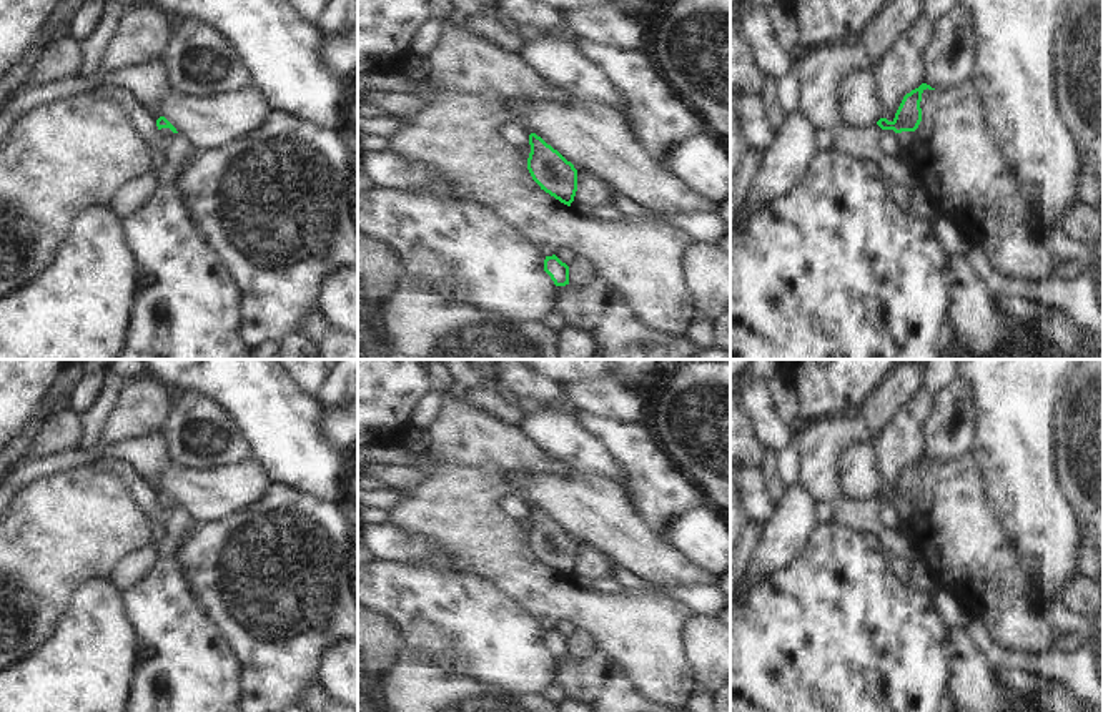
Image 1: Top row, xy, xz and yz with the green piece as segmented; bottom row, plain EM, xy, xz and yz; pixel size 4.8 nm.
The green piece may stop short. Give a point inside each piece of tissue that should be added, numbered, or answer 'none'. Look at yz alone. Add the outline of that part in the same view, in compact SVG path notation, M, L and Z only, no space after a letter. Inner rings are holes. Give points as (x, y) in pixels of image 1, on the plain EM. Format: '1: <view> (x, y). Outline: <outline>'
1: yz (862, 516). Outline: M842 496L832 502L832 522L883 544L898 559L910 562L920 559L917 547L898 529L888 529L883 524L880 517L882 504L877 496L872 499Z

